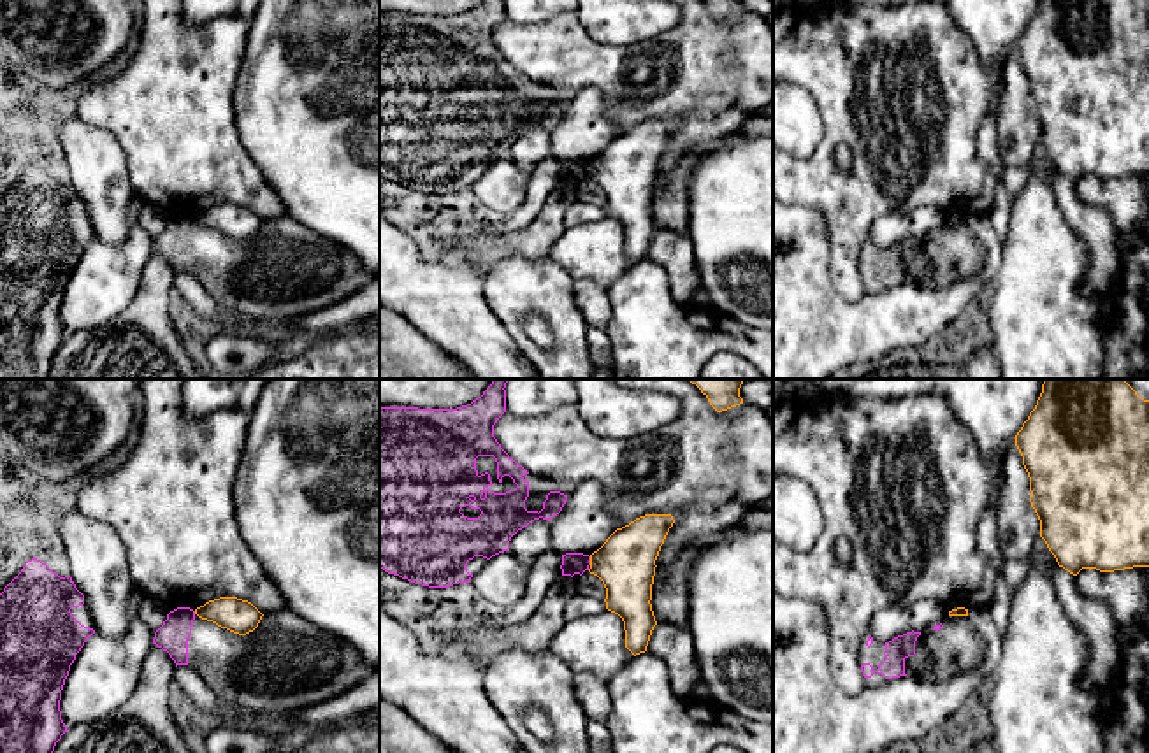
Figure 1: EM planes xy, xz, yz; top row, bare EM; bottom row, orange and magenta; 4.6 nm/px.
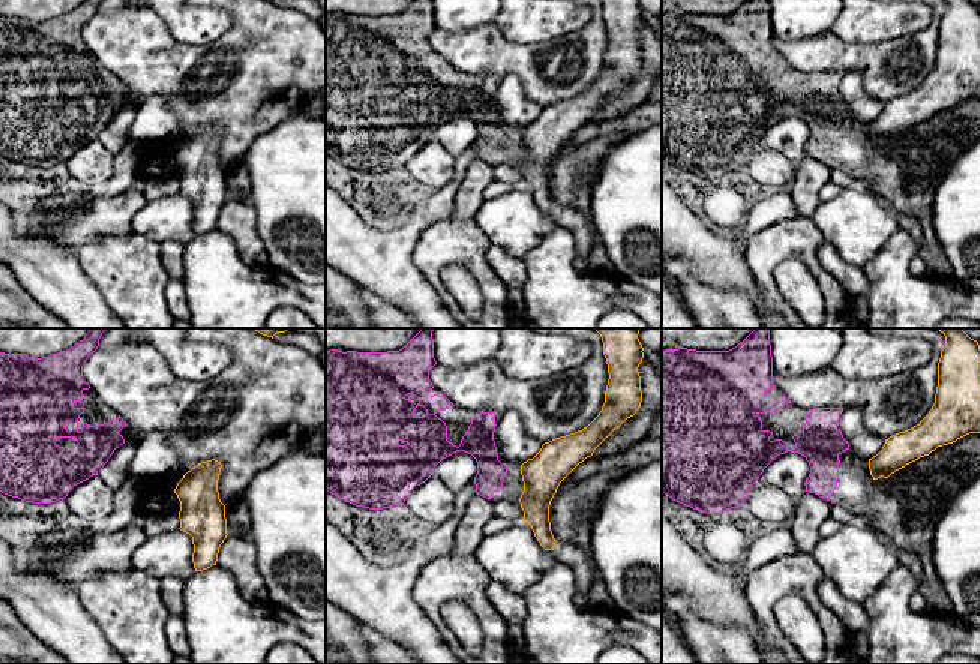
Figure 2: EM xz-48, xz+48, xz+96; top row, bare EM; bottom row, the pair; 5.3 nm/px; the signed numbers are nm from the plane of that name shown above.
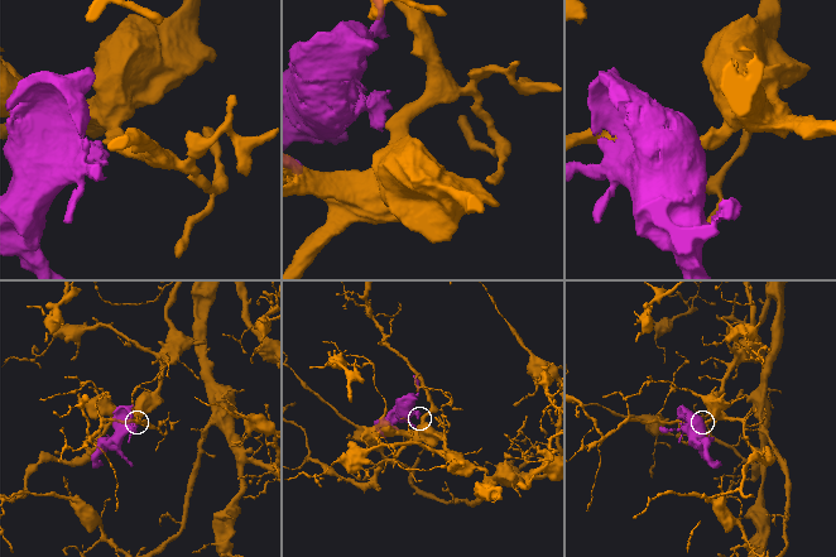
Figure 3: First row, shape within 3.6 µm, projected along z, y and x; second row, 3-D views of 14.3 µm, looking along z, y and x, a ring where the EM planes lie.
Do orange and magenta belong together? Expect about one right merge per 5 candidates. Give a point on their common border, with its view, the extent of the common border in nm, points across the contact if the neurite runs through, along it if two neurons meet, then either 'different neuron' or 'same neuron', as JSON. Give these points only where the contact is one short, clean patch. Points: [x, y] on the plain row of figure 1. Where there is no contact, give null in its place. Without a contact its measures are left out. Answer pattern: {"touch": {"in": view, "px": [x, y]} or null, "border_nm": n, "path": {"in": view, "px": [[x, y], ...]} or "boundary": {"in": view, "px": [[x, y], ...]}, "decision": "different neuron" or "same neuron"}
{"touch": {"in": "xz", "px": [591, 167]}, "border_nm": 40, "boundary": {"in": "xz", "px": [[589, 164], [591, 171]]}, "decision": "different neuron"}

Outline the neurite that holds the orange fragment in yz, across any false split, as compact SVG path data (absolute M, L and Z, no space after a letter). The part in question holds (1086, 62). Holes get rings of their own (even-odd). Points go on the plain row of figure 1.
M1040 0L1015 53L1030 84L1040 144L1059 174L1073 183L1082 176L1149 174L1149 7L1137 0Z

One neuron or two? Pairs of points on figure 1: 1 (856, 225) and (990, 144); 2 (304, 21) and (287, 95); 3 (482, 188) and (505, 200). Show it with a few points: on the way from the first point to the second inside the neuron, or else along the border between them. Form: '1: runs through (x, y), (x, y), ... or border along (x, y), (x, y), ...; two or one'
1: border along (986, 111), (979, 125), (977, 155), (1000, 181); two
2: runs through (304, 39), (304, 50), (294, 60), (294, 78); one
3: runs through (487, 188), (499, 195); one

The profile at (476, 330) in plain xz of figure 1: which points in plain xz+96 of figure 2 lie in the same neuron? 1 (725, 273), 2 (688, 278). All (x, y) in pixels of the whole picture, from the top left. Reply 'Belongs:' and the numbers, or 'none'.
Belongs: 1

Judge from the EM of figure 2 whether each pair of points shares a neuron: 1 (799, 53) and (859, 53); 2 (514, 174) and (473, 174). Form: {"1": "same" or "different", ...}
{"1": "same", "2": "different"}

